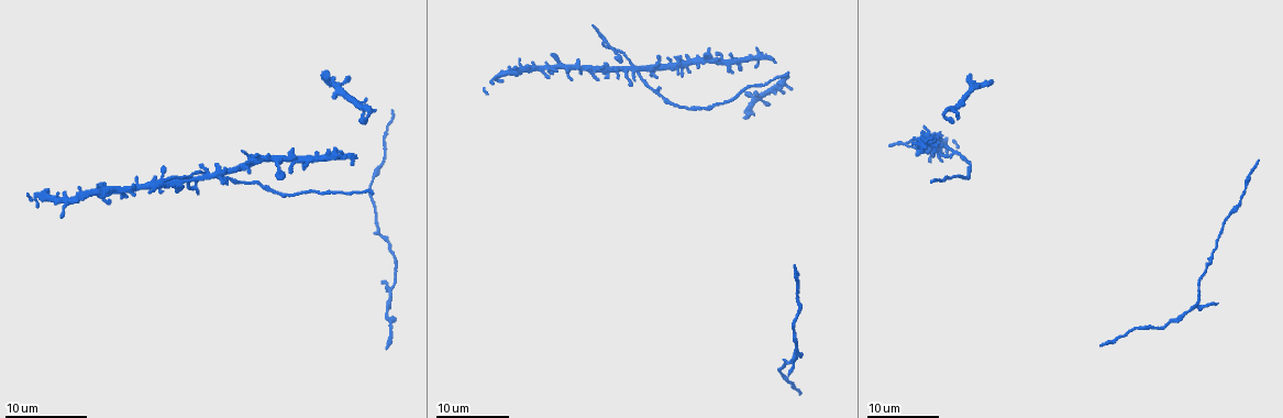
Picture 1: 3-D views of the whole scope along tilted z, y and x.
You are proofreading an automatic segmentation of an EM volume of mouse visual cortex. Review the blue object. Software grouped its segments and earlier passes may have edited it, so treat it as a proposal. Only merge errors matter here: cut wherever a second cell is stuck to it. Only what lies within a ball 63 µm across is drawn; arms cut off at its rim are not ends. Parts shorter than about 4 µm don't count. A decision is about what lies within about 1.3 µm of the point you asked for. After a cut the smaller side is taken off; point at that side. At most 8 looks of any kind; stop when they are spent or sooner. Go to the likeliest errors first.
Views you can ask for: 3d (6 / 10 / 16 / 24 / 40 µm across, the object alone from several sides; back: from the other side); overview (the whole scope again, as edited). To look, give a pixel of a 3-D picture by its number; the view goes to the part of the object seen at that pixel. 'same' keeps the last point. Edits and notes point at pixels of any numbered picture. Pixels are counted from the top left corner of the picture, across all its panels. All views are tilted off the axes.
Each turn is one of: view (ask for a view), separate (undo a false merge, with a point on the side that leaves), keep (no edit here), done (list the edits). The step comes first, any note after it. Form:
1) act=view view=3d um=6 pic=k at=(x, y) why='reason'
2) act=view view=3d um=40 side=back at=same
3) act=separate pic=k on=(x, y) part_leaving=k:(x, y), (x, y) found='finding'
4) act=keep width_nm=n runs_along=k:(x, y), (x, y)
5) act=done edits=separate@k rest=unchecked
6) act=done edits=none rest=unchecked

act=view view=3d um=24 pic=1 at=(202, 166) why='branch point'

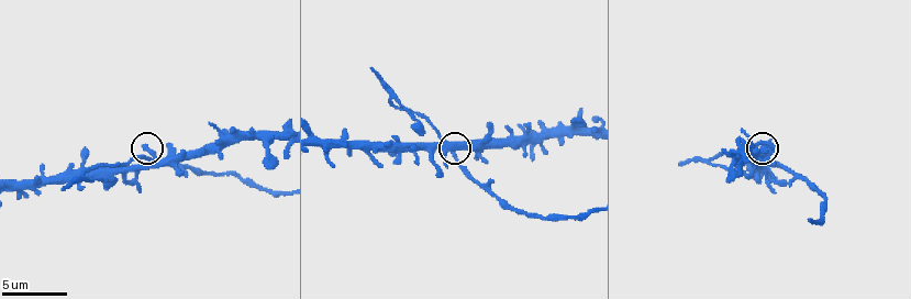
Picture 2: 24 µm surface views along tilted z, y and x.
act=view view=3d um=10 pic=2 at=(145, 149)

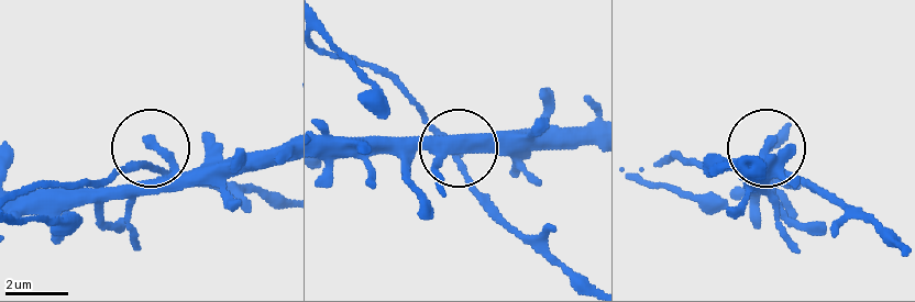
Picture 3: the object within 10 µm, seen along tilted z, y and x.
act=keep found='continuous, no second cell'

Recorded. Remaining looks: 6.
act=view view=3d um=24 pic=1 at=(1228, 212) why='sudden change in width'

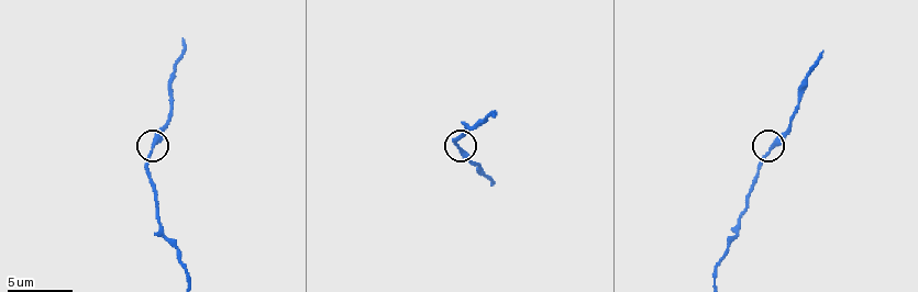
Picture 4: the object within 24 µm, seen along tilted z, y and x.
act=view view=3d um=10 pic=4 at=(770, 145)

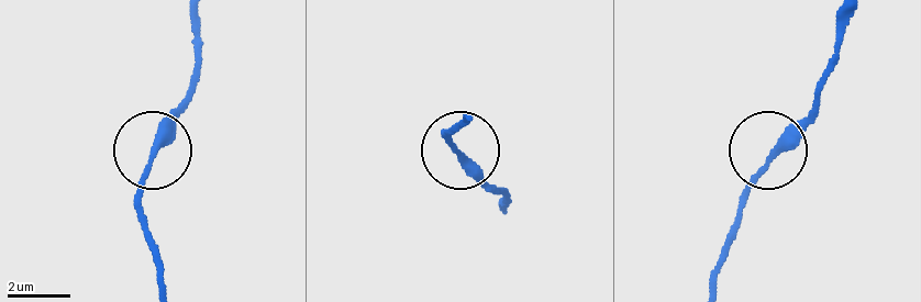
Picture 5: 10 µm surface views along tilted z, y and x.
act=keep runs_along=5:(159, 284), (159, 259), (136, 193), (155, 143), (190, 101) found='one cell here'

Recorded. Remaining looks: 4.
act=view view=3d um=10 pic=2 at=(100, 179) why='thick turns thin'

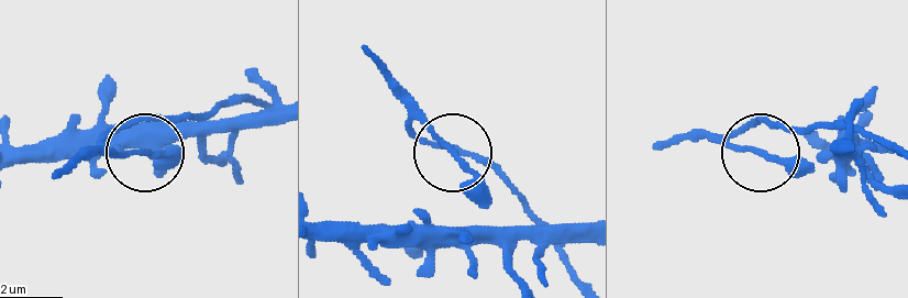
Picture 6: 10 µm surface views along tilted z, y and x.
act=view view=3d um=6 pic=6 at=(758, 153)

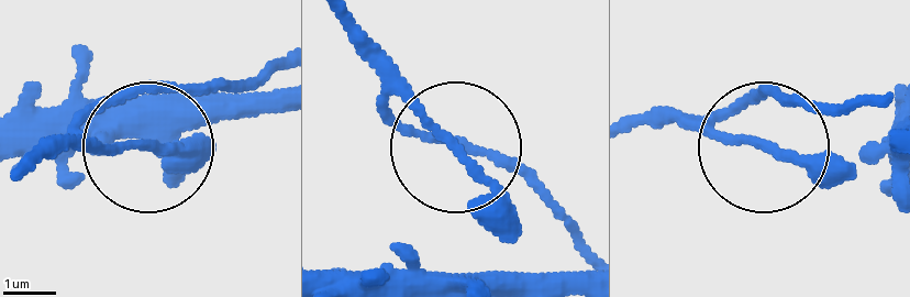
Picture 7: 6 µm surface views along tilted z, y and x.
act=keep found='all the same cell'

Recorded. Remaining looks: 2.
act=done edits=none rest=unchecked

